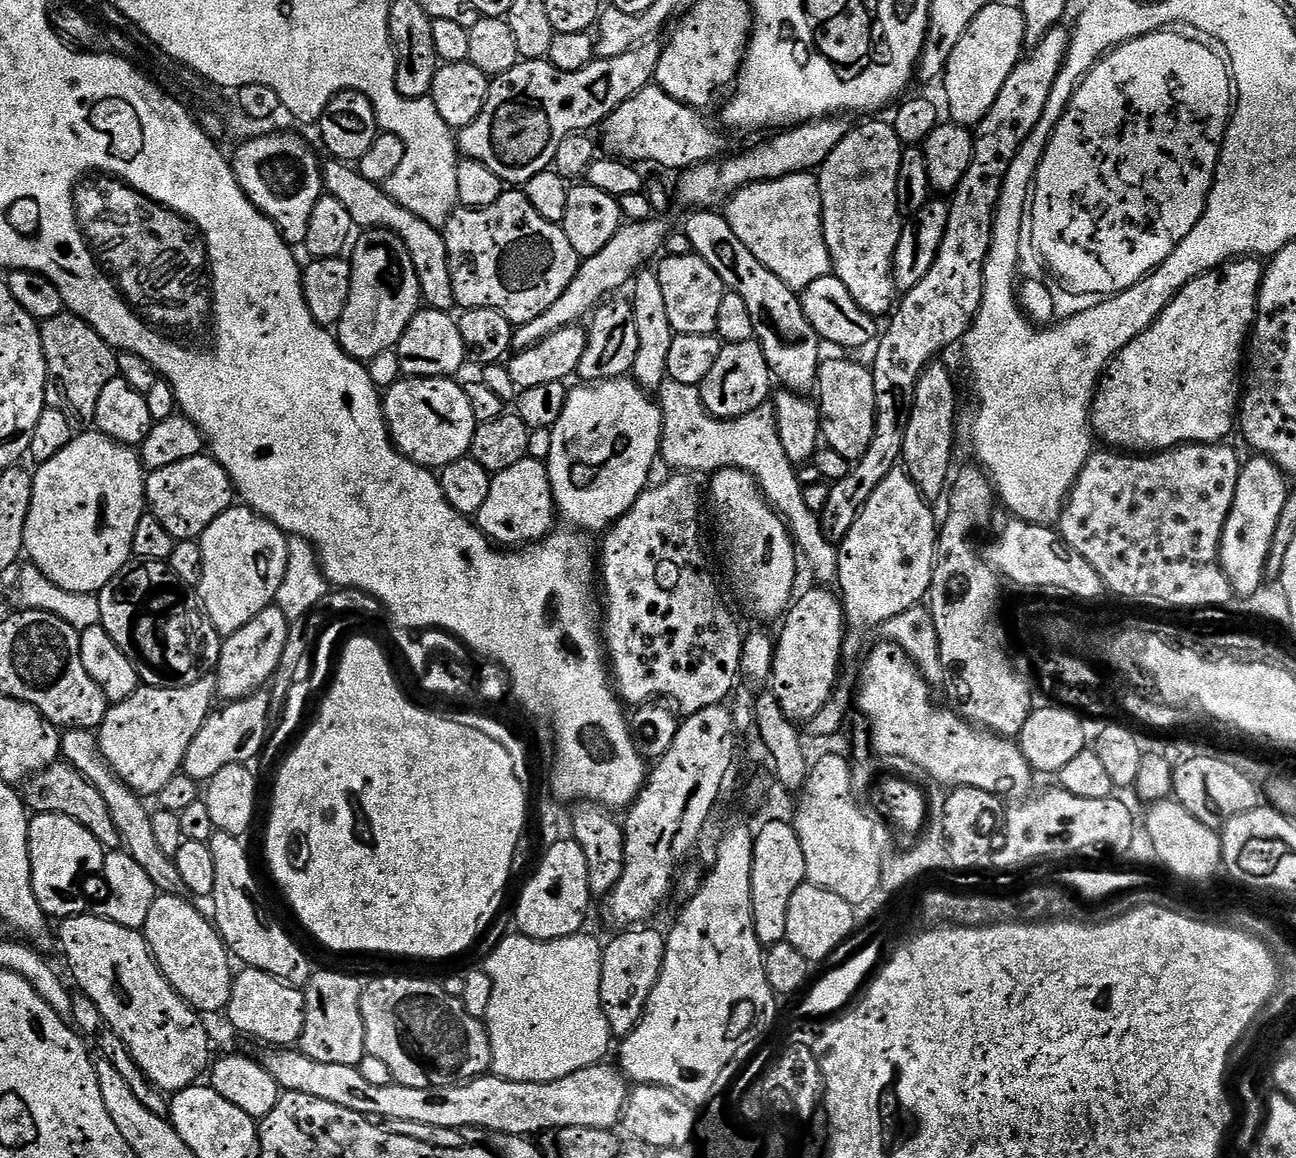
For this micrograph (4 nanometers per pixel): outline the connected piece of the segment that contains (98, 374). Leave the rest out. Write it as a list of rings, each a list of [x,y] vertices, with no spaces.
[[[67,310],[40,324],[42,350],[46,358],[48,381],[44,391],[44,403],[49,408],[66,414],[77,429],[84,430],[96,419],[98,397],[106,382],[118,374],[116,349],[112,348],[82,318]]]

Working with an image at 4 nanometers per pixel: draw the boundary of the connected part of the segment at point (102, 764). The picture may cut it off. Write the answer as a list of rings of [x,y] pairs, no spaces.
[[[70,728],[61,735],[60,738],[60,755],[69,764],[73,764],[79,772],[88,779],[94,786],[94,790],[98,790],[98,794],[102,794],[102,798],[106,798],[106,806],[110,810],[110,818],[114,822],[114,826],[120,835],[120,842],[123,851],[130,854],[130,858],[134,858],[134,862],[138,862],[138,866],[142,866],[142,870],[146,870],[146,874],[150,877],[150,882],[154,882],[157,893],[165,896],[184,896],[186,893],[186,882],[182,882],[181,876],[178,874],[178,866],[173,857],[162,854],[161,848],[158,847],[158,841],[154,839],[154,826],[152,825],[152,817],[150,808],[147,808],[145,801],[139,792],[133,792],[130,786],[126,786],[116,777],[115,772],[104,760],[104,755],[100,752],[100,741],[95,731],[86,728]]]

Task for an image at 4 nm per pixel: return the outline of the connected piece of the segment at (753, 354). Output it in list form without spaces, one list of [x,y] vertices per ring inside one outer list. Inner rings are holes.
[[[753,338],[737,344],[724,344],[718,354],[718,362],[714,362],[710,374],[706,374],[698,387],[705,410],[711,416],[729,420],[750,414],[750,410],[769,403],[772,384],[774,377],[768,369],[766,354],[762,354],[762,346]]]

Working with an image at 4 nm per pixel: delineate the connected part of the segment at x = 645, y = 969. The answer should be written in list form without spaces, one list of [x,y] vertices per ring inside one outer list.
[[[636,926],[631,930],[617,931],[620,933],[602,948],[604,957],[600,979],[600,1005],[606,1014],[613,1037],[616,1038],[629,1036],[634,1026],[638,1026],[664,965],[665,933],[655,932],[648,927],[652,926]]]

